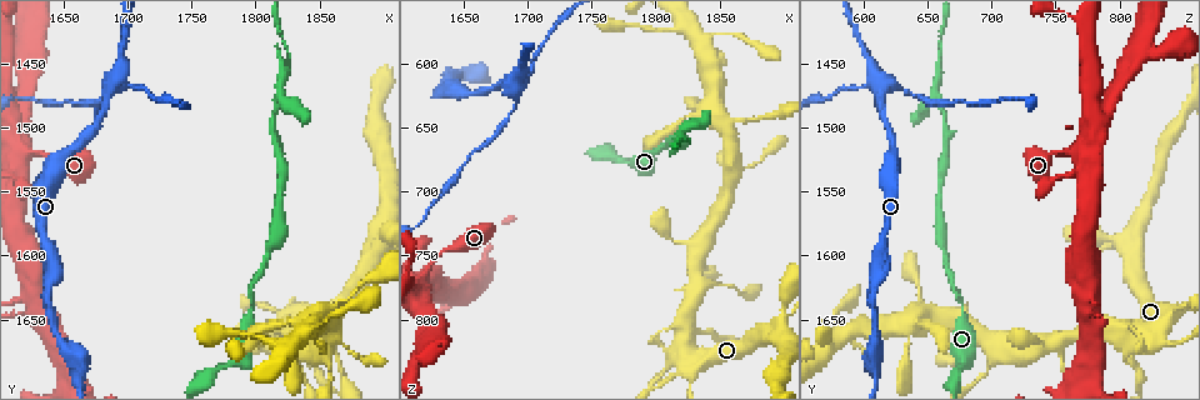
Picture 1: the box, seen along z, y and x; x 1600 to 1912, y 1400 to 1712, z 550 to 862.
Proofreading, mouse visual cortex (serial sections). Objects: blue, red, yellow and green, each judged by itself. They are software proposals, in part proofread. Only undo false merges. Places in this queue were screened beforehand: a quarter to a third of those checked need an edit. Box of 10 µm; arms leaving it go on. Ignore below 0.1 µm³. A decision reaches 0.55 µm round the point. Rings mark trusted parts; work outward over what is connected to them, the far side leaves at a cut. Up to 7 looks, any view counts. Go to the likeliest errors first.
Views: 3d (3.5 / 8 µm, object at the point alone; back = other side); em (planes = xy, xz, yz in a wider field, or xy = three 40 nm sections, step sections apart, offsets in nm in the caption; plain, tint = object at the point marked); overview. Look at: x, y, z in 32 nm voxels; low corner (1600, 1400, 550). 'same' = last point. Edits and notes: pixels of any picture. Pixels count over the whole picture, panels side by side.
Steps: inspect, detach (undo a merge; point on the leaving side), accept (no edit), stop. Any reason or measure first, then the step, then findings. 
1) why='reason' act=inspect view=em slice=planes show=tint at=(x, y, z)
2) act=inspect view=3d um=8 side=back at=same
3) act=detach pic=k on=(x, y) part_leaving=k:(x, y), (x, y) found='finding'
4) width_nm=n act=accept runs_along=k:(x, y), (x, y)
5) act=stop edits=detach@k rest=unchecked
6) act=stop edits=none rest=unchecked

why='four arms meet' act=inspect view=3d um=3.5 at=(1688, 1466, 614)

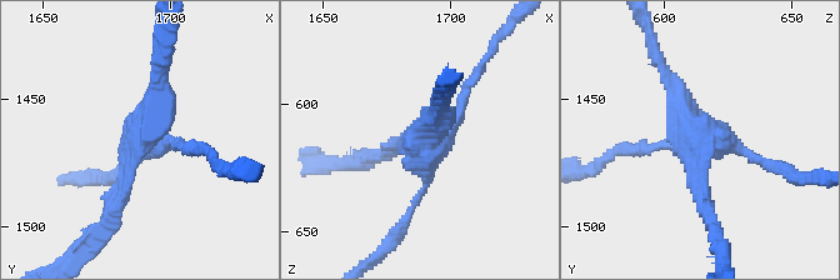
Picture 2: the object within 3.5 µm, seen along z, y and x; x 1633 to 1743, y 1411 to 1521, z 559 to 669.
why='need the tissue' act=inspect view=em slice=xy step=5 show=tint at=(1688, 1464, 616)

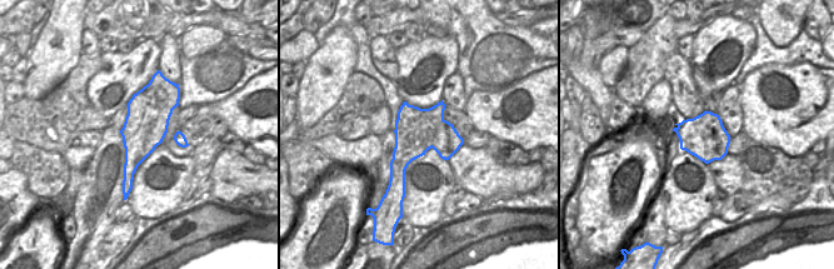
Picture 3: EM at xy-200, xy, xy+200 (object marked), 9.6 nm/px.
act=inspect view=em slice=xy step=2 show=tint at=same

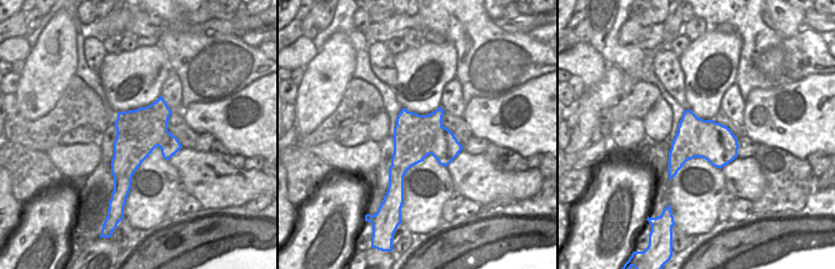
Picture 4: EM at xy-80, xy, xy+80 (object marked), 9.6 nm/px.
width_nm=440 act=detach pic=2 on=(643, 144) part_leaving=2:(716, 138), (809, 180) found='two cells meet here'

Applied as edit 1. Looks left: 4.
why='see it whole again' act=inspect view=overview

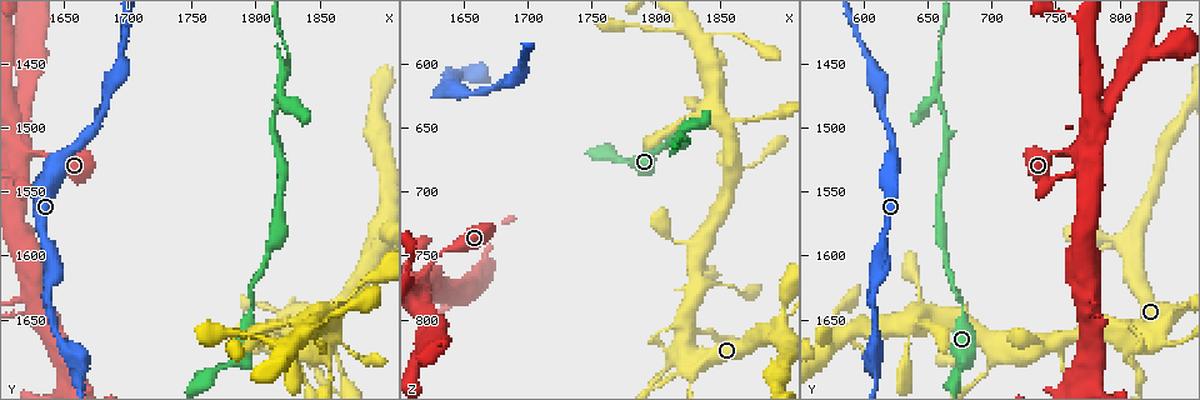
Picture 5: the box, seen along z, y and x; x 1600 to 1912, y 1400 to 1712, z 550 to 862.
why='calibre changes' act=inspect view=3d um=8 at=(1820, 1476, 660)

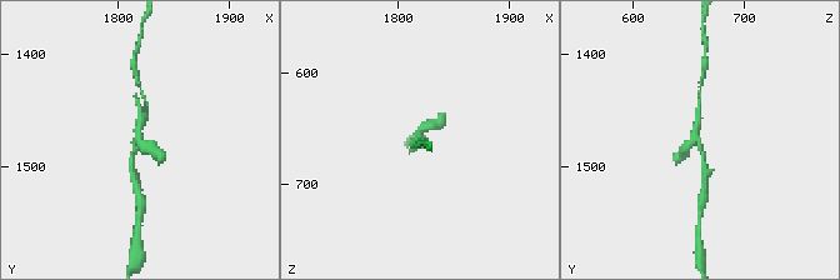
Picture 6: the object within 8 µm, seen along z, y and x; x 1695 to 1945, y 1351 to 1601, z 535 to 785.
why='need the tissue' act=inspect view=em slice=planes show=tint at=same

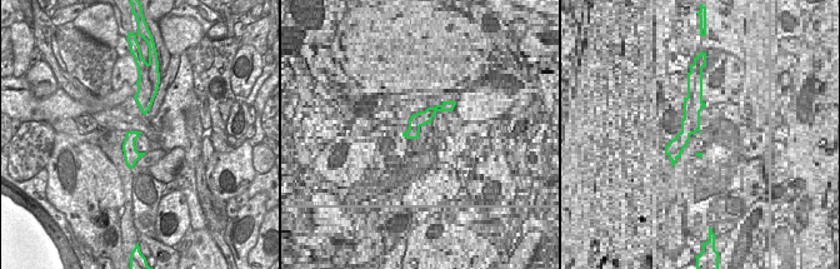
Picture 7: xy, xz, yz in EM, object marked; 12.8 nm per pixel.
act=accept runs_along=6:(414, 146), (418, 133), (441, 119) found='all the same cell'

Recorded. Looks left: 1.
act=stop edits=detach@2 rest=unchecked

